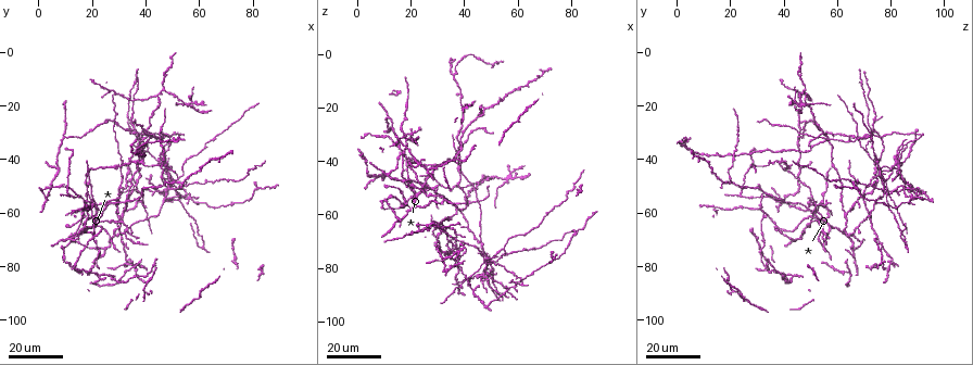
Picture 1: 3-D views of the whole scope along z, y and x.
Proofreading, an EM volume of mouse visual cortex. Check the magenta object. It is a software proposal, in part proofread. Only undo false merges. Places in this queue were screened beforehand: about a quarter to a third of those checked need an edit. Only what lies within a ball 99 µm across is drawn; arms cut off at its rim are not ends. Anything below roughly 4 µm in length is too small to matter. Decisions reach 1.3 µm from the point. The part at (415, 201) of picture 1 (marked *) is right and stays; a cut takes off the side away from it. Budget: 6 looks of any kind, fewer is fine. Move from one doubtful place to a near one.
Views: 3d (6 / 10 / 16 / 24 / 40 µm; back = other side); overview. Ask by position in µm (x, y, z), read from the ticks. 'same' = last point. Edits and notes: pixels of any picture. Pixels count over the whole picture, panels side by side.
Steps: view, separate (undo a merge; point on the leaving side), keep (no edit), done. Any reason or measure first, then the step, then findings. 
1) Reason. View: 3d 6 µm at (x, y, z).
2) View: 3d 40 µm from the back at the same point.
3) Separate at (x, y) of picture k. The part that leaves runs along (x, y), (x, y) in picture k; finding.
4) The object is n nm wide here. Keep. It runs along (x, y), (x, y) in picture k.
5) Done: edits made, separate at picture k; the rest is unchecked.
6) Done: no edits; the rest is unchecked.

Thin arm on a thick one. View: 3d 24 µm at (33, 43, 75).

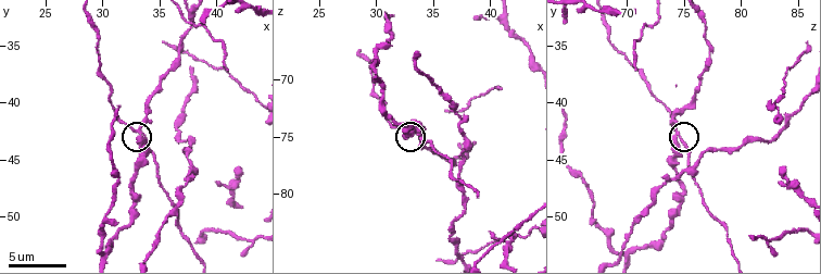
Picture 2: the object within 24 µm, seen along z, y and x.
View: 3d 6 µm at (33.0, 42.4, 74.2).

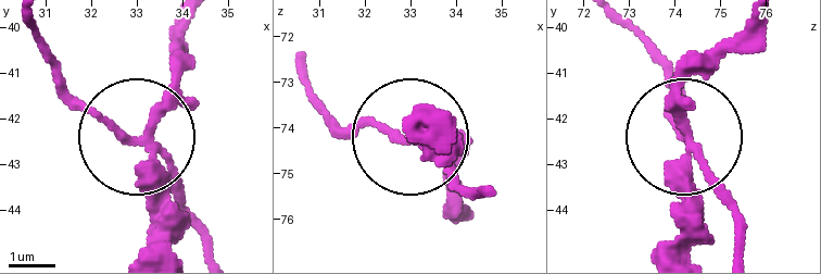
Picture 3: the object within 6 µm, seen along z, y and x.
The side arm is 44 µm long. Separate at (449, 183) of picture 3. The part that leaves runs along (693, 141), (666, 71), (627, 24) in picture 3; a second cell is stuck on.

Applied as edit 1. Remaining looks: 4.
View: overview.

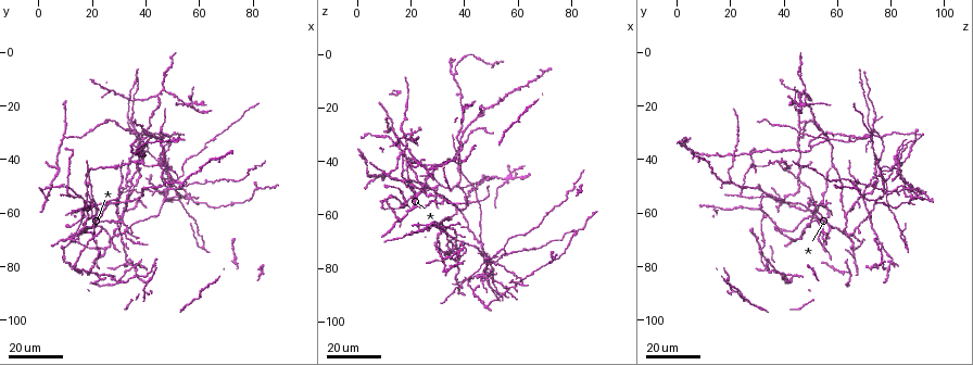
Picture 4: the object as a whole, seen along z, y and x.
Two arms in line, one across. View: 3d 16 µm at (22, 83, 40).

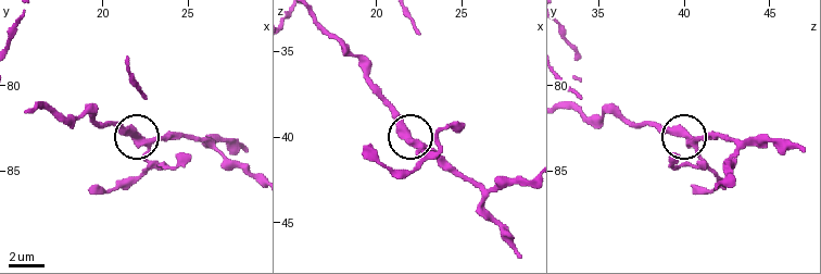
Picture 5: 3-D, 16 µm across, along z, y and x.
Closer look. View: 3d 6 µm at (22.7, 83.5, 40.5).

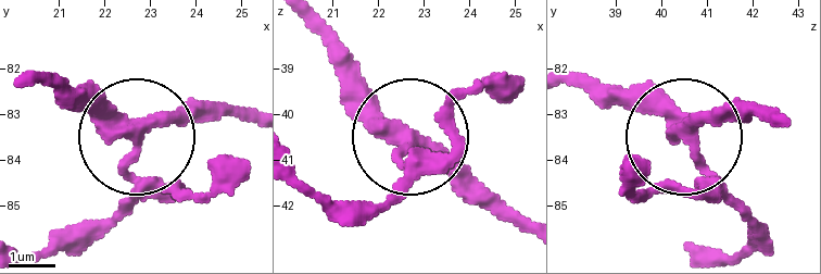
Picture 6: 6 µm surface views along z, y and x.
The side arm is 12 µm long. Keep. All the same cell.

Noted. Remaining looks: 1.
Done: edits made, separate at picture 3; the rest is unchecked.

